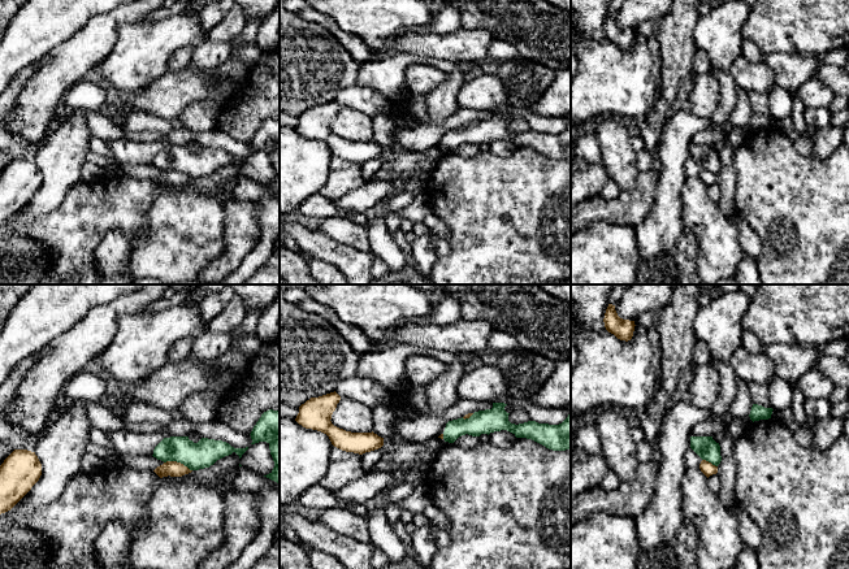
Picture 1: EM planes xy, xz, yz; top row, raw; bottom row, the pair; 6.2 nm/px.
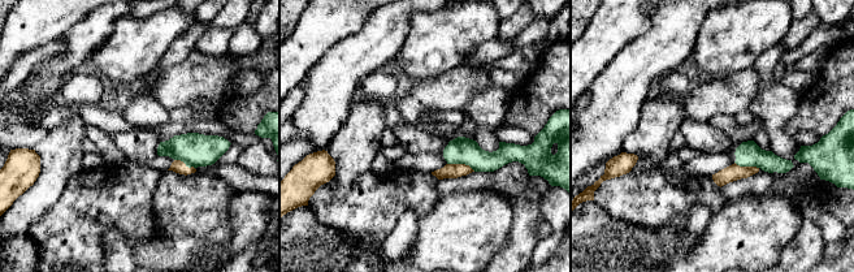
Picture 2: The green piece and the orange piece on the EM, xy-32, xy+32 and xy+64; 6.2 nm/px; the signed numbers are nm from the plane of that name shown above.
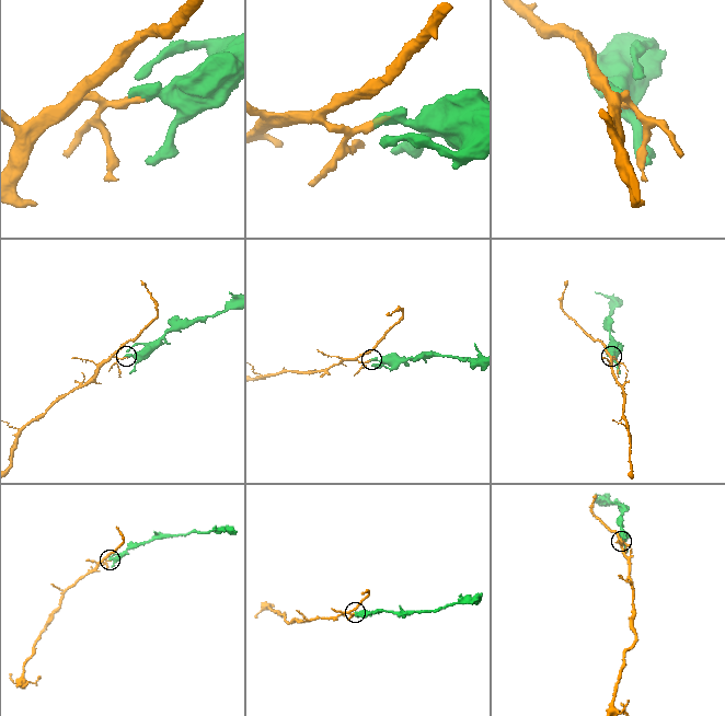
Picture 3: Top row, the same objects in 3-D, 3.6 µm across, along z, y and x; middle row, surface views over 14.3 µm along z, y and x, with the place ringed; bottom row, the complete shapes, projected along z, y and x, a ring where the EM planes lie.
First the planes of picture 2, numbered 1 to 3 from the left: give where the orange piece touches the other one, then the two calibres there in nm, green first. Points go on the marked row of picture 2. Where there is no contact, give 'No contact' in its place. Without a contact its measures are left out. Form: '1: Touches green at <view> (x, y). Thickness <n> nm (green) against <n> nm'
1: Touches green at xy-32 (185, 163). Thickness 220 nm (green) against 80 nm
2: Touches green at xy+32 (462, 163). Thickness 170 nm (green) against 100 nm
3: Touches green at xy+64 (746, 165). Thickness 160 nm (green) against 100 nm

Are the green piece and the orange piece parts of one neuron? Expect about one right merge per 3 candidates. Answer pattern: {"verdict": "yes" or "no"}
{"verdict": "no"}

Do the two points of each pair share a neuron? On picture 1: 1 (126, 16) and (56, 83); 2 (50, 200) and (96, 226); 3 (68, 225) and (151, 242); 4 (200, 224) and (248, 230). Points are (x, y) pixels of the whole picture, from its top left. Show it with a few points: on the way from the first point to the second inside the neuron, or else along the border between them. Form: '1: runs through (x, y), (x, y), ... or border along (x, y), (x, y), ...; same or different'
1: runs through (108, 26), (69, 65); same
2: border along (77, 181), (52, 211), (33, 222); different
3: border along (148, 212), (144, 225), (129, 242); different
4: border along (226, 203), (224, 213), (224, 248), (215, 256); different

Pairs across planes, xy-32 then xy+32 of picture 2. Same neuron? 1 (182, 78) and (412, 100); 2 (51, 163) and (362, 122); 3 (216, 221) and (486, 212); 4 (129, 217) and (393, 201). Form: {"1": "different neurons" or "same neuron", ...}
{"1": "same neuron", "2": "same neuron", "3": "same neuron", "4": "same neuron"}

